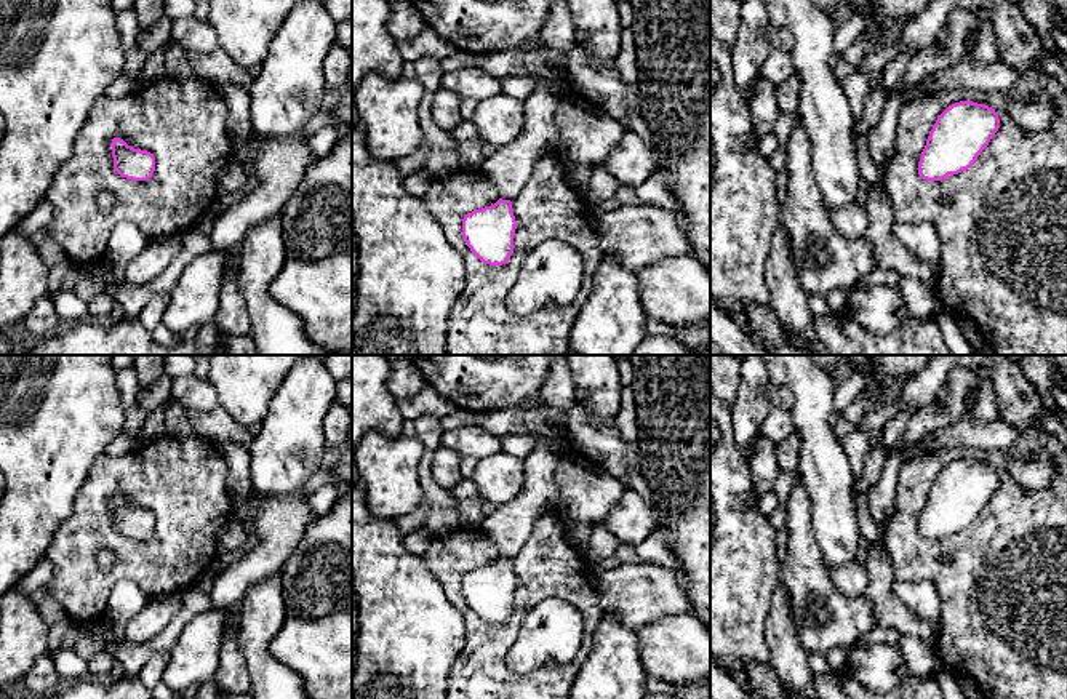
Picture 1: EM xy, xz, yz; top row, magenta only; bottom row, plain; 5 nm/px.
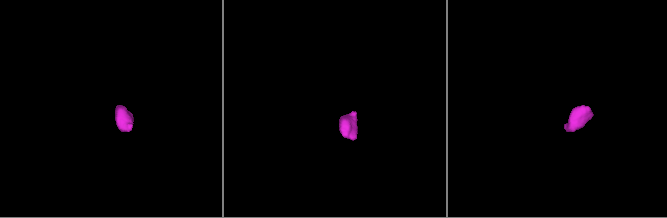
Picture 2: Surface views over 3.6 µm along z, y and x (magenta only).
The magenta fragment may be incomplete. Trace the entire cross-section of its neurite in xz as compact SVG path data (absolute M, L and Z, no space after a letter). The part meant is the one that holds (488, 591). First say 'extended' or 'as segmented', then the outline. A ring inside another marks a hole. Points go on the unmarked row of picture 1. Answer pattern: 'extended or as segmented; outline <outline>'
extended; outline M531 433L534 448L523 461L525 485L507 504L485 517L483 533L501 555L493 565L467 571L462 577L462 597L470 609L490 624L507 622L514 611L517 579L515 557L528 541L539 517L558 510L555 469L558 459L549 451L549 437Z

